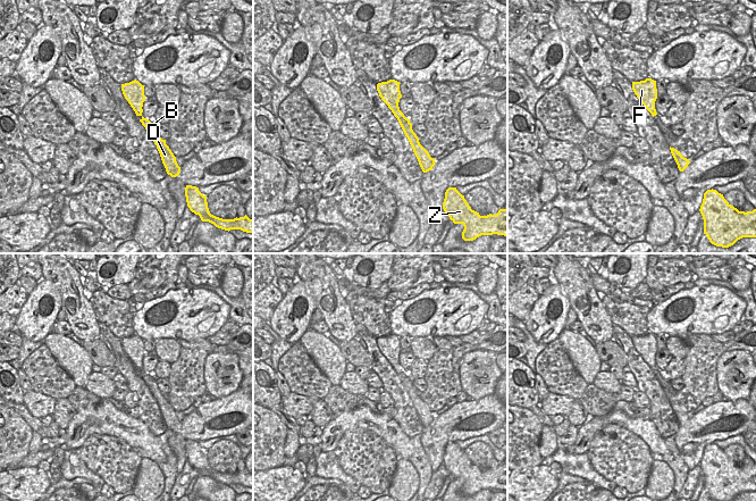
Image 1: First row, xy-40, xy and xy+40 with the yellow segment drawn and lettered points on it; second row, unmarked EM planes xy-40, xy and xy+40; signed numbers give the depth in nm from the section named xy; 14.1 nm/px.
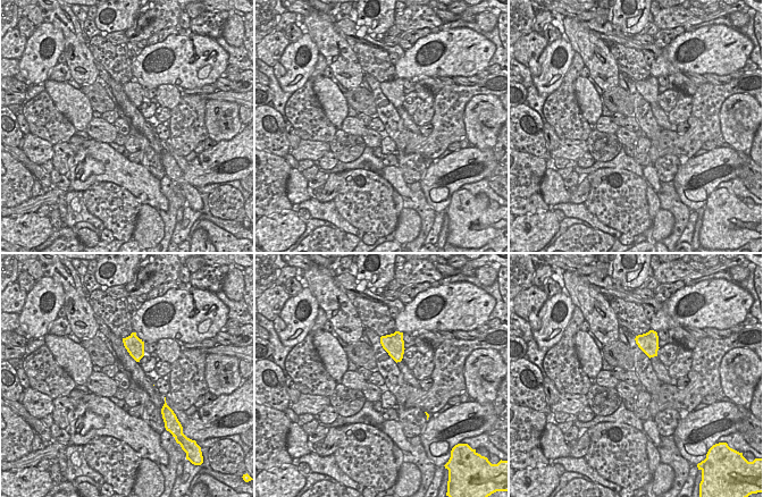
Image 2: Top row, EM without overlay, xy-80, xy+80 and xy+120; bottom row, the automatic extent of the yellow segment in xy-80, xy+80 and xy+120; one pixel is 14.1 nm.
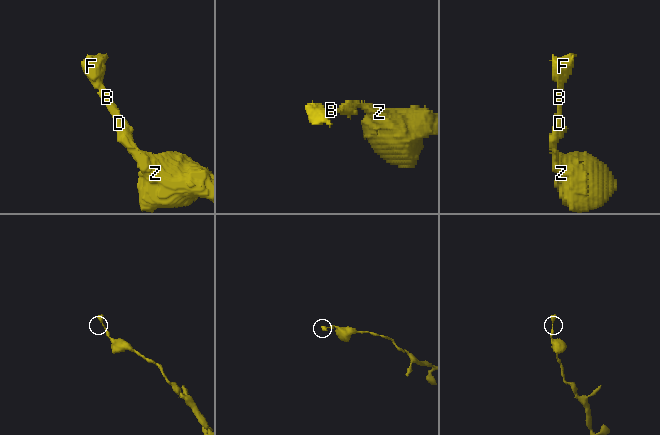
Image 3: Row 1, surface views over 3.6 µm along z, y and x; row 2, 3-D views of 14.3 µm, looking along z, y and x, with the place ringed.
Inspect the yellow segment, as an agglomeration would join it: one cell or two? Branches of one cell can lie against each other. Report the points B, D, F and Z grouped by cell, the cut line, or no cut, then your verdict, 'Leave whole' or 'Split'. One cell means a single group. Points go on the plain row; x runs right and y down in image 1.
Groups: B D F Z. No split. Leave whole.

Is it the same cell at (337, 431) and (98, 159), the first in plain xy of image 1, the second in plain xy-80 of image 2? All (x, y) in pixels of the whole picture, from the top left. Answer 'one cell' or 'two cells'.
one cell

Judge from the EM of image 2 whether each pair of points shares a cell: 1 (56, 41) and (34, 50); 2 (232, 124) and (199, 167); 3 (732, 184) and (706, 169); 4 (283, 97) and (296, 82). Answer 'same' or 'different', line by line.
1: same
2: different
3: different
4: different

